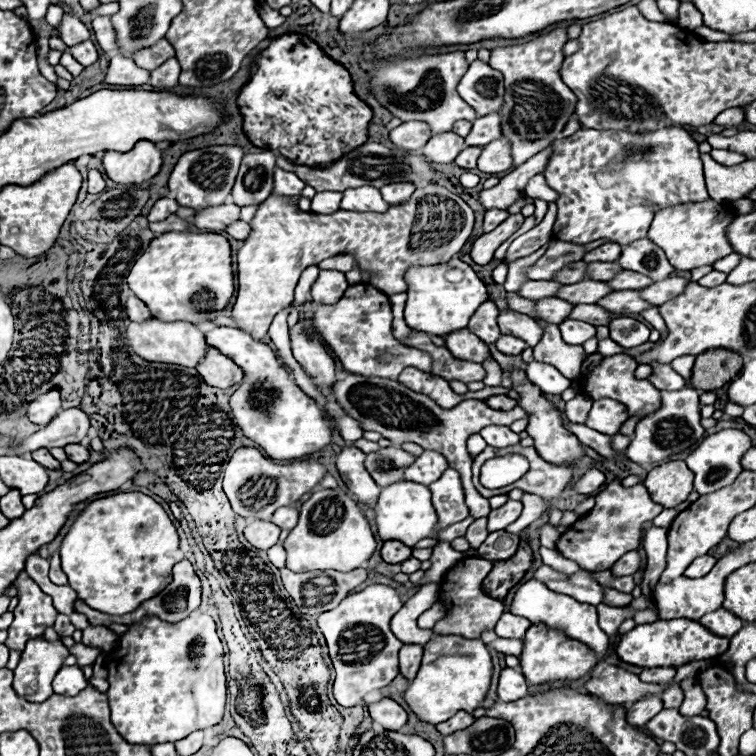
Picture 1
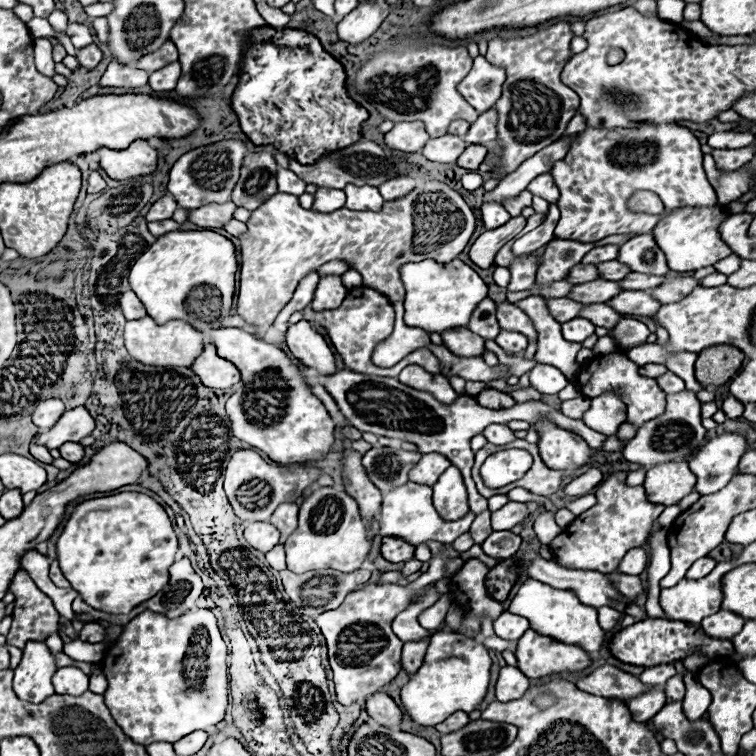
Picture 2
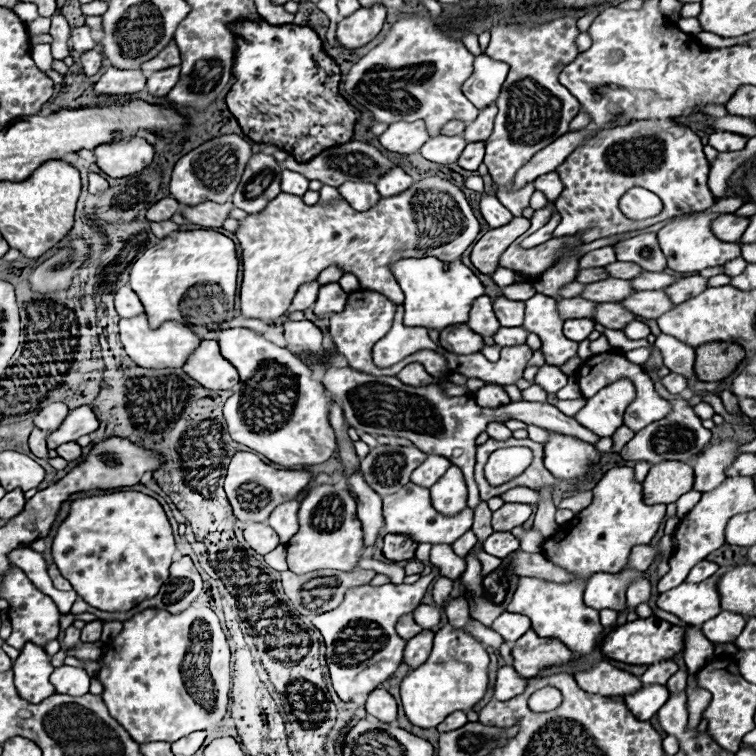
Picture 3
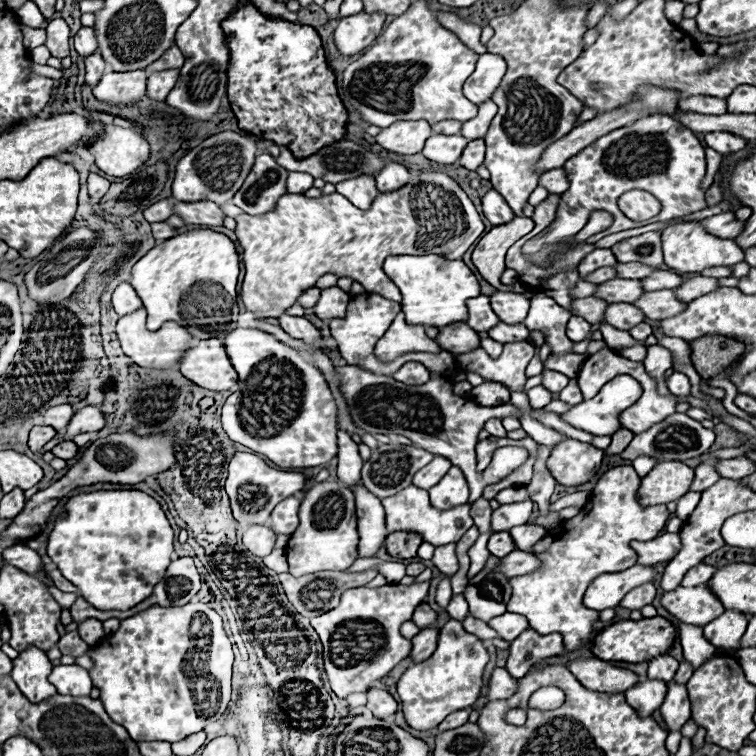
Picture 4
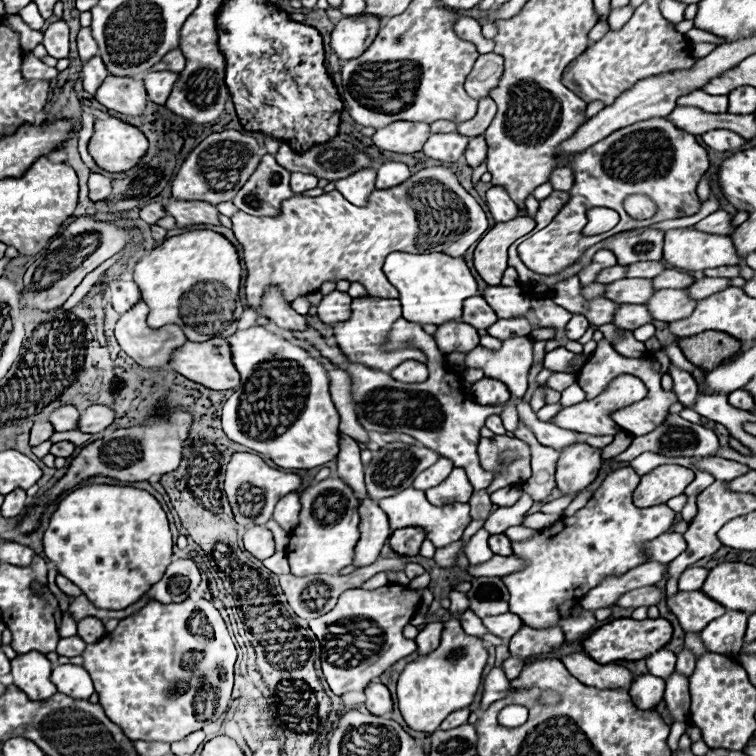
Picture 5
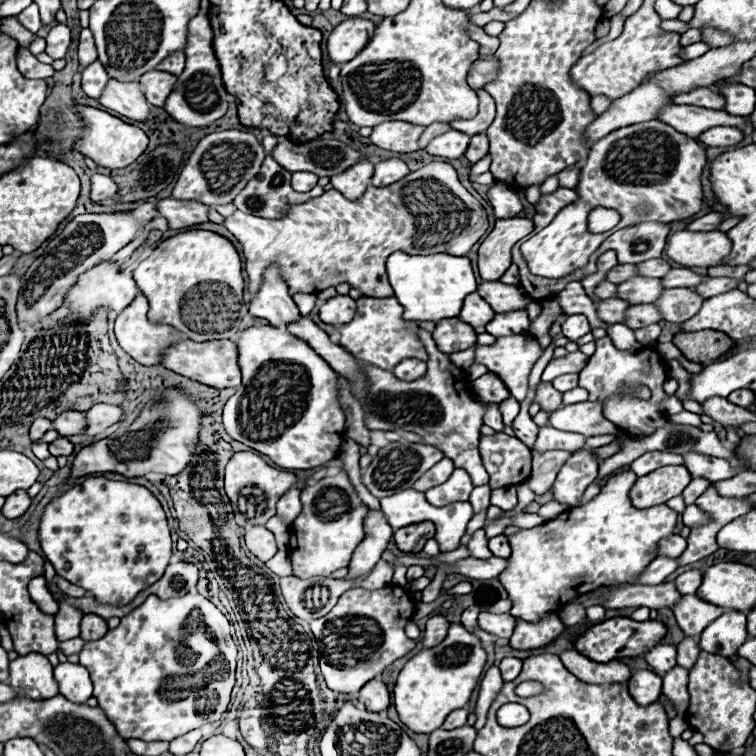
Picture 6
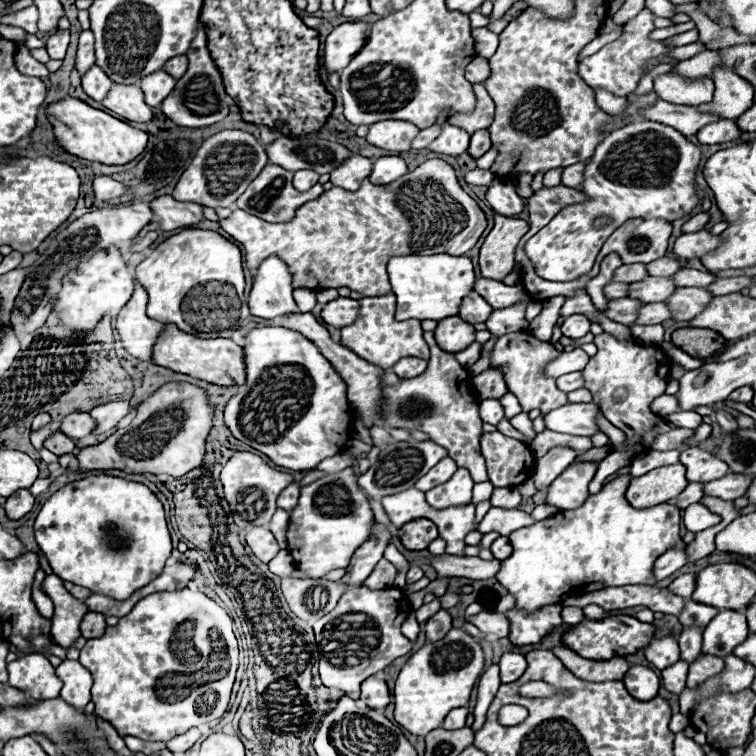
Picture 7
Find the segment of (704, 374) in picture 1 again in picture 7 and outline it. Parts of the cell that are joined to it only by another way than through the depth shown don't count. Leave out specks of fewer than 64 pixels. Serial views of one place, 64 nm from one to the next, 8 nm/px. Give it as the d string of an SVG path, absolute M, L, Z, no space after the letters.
M678 328L672 332L672 342L694 358L708 358L726 346L726 340L708 328Z

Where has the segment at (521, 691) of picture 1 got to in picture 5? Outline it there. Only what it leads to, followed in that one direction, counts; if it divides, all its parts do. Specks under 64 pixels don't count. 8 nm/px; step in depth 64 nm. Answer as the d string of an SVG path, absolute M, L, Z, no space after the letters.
M492 668L490 674L484 680L484 690L482 690L482 702L480 702L480 710L484 712L486 706L490 706L492 702L496 702L498 698L506 696L510 692L510 680L506 678L506 674L502 672L502 668Z

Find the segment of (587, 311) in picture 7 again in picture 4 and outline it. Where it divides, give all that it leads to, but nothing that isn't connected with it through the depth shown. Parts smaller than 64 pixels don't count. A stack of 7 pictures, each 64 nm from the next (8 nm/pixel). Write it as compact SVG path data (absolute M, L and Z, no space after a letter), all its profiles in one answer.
M570 270L570 272L560 272L560 274L554 274L550 278L550 282L546 282L546 290L542 290L546 296L554 298L558 304L562 304L564 308L568 308L574 298L570 298L570 292L574 288L574 284L578 282L578 272L576 270Z

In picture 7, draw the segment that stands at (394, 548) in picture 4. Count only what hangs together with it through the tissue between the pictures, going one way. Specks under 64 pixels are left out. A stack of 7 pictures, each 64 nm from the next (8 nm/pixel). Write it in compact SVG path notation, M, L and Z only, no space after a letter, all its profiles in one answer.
M416 518L404 524L398 536L408 550L424 550L434 538L438 538L438 530L428 518Z

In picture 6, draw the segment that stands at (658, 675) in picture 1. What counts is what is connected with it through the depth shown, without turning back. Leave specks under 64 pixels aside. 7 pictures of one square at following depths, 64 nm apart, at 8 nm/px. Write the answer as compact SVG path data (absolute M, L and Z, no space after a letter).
M660 642L652 650L648 650L644 654L644 658L652 666L652 670L662 676L666 670L670 670L670 668L676 666L676 646L666 644L666 642Z

